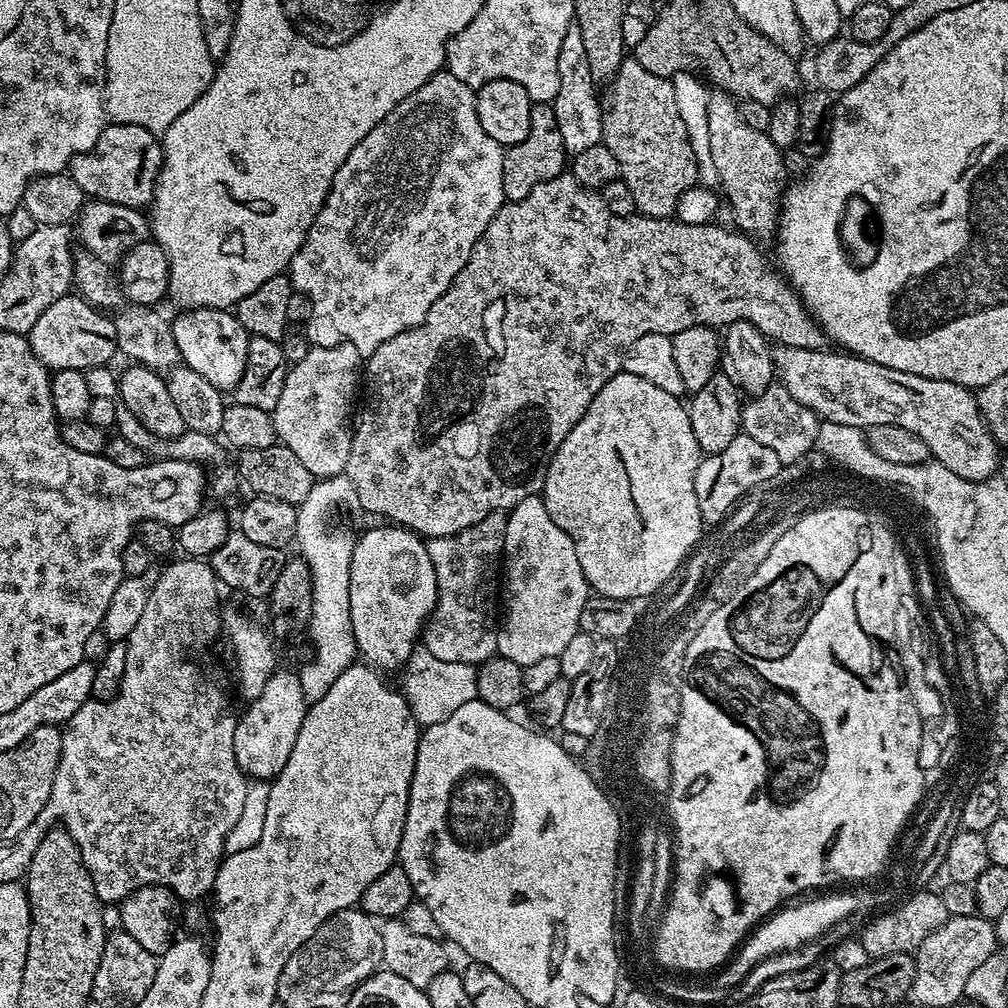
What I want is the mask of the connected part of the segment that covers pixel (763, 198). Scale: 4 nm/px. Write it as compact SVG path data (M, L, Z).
M712 90L712 91L709 91L708 93L708 100L709 100L709 132L710 132L710 158L712 158L714 160L714 169L717 171L717 178L718 178L718 184L719 184L719 187L724 187L724 192L723 192L723 195L726 197L726 200L727 200L727 196L728 195L728 200L730 203L732 203L732 216L734 219L736 219L736 224L735 224L735 227L737 229L739 229L739 231L755 238L757 241L760 241L760 242L764 242L764 239L767 238L768 236L768 239L769 237L771 237L773 235L773 233L775 233L778 225L779 225L779 222L780 222L780 205L782 203L782 193L786 187L786 179L784 180L784 156L785 156L785 153L781 150L781 148L779 148L778 146L774 146L774 142L770 142L770 138L768 137L768 134L767 132L763 132L762 130L753 130L749 124L747 124L744 119L742 119L742 114L740 113L740 105L739 103L737 103L737 101L735 99L733 99L733 97L729 96L728 93L726 92L721 92L719 90Z

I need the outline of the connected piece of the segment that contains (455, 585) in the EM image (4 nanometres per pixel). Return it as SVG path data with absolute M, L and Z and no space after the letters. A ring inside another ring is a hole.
M492 512L482 518L482 522L458 534L433 536L427 541L438 582L438 598L436 609L422 629L422 644L434 654L434 658L442 658L442 662L466 662L479 666L497 655L498 597L502 592L507 521L504 512Z

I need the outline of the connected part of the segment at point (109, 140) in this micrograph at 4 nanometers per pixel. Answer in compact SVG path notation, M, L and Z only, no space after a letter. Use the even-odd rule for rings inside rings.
M105 123L98 142L90 150L78 154L69 162L67 173L82 186L85 197L114 202L141 210L152 203L152 191L164 161L164 149L157 133L142 126Z

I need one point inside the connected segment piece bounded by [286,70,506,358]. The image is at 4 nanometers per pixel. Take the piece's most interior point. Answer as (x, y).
(404, 212)

